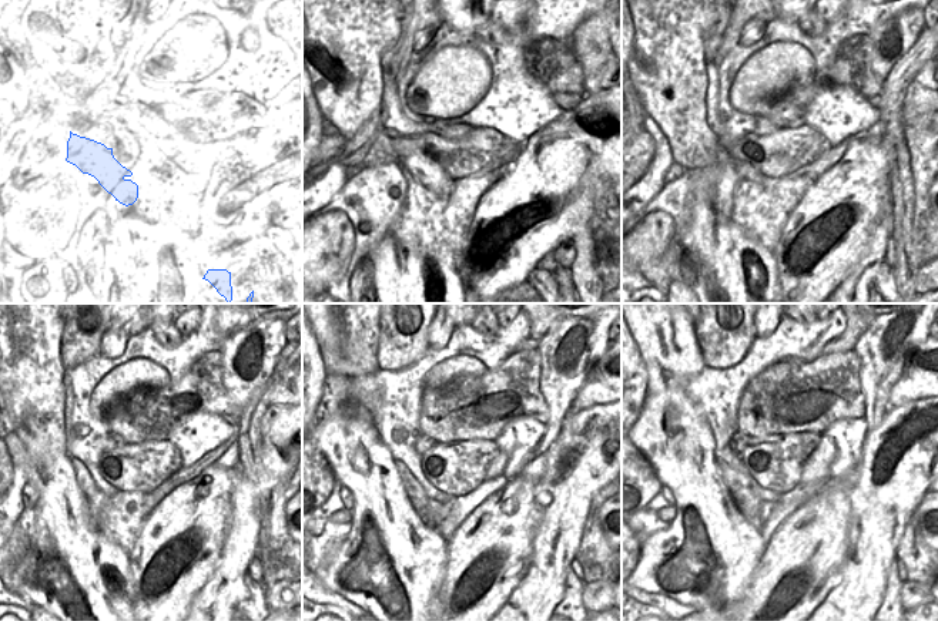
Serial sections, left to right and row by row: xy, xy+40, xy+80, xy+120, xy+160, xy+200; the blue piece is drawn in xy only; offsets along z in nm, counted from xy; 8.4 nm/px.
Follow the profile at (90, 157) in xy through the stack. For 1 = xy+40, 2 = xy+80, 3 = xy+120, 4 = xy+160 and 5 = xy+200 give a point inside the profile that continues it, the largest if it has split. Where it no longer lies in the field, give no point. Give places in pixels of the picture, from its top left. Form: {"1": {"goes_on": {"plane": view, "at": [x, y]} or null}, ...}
{"1": {"goes_on": {"plane": "xy+40", "at": [416, 158]}}, "2": {"goes_on": {"plane": "xy+80", "at": [740, 151]}}, "3": {"goes_on": {"plane": "xy+120", "at": [104, 466]}}, "4": {"goes_on": {"plane": "xy+160", "at": [425, 462]}}, "5": {"goes_on": {"plane": "xy+200", "at": [746, 460]}}}

